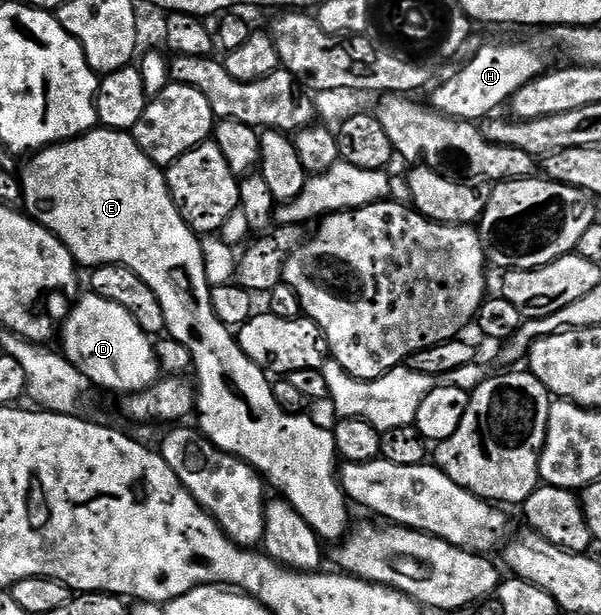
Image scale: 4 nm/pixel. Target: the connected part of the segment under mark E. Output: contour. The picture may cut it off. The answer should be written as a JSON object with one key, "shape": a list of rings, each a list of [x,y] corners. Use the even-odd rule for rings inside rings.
{"shape":[[[96,128],[90,130],[87,134],[80,134],[78,138],[70,138],[68,142],[59,142],[55,146],[46,146],[45,149],[38,151],[34,155],[35,158],[27,166],[27,171],[24,172],[23,178],[21,174],[21,194],[25,199],[27,198],[27,206],[25,210],[30,217],[35,221],[46,226],[55,235],[64,242],[69,248],[69,252],[75,257],[76,263],[80,267],[91,266],[90,268],[98,268],[101,266],[127,266],[133,272],[137,272],[137,276],[141,276],[141,280],[145,280],[145,284],[149,284],[149,288],[153,288],[153,292],[157,296],[157,300],[161,300],[161,308],[165,312],[165,320],[167,321],[166,333],[170,337],[176,338],[181,344],[185,344],[185,348],[189,348],[191,353],[191,360],[193,363],[193,374],[199,377],[197,381],[197,415],[199,414],[198,429],[208,438],[218,450],[229,452],[233,456],[237,456],[242,462],[247,462],[254,470],[259,471],[260,475],[268,483],[271,482],[280,490],[282,497],[287,500],[293,499],[293,504],[301,512],[304,520],[311,525],[320,539],[327,540],[327,538],[342,539],[348,533],[349,525],[347,526],[347,506],[349,507],[349,499],[346,494],[335,490],[327,482],[322,482],[318,478],[319,473],[323,473],[325,477],[336,477],[337,466],[335,470],[335,462],[337,463],[337,451],[335,448],[335,431],[323,426],[318,426],[311,418],[306,418],[303,414],[286,414],[283,411],[283,406],[279,403],[279,398],[275,395],[275,390],[271,387],[268,371],[264,370],[262,366],[256,364],[239,346],[238,337],[233,333],[232,327],[228,326],[226,322],[220,320],[219,315],[216,314],[213,308],[213,300],[211,299],[211,292],[213,287],[207,282],[205,276],[205,260],[203,259],[203,244],[200,235],[196,234],[194,230],[188,226],[183,218],[183,213],[180,212],[179,207],[176,206],[175,201],[171,199],[171,190],[167,186],[167,175],[160,167],[155,165],[151,157],[143,151],[136,143],[134,137],[126,130],[109,130],[106,128]],[[279,470],[288,470],[295,478],[307,478],[300,486],[294,486],[287,478],[282,478],[279,475]]]}

